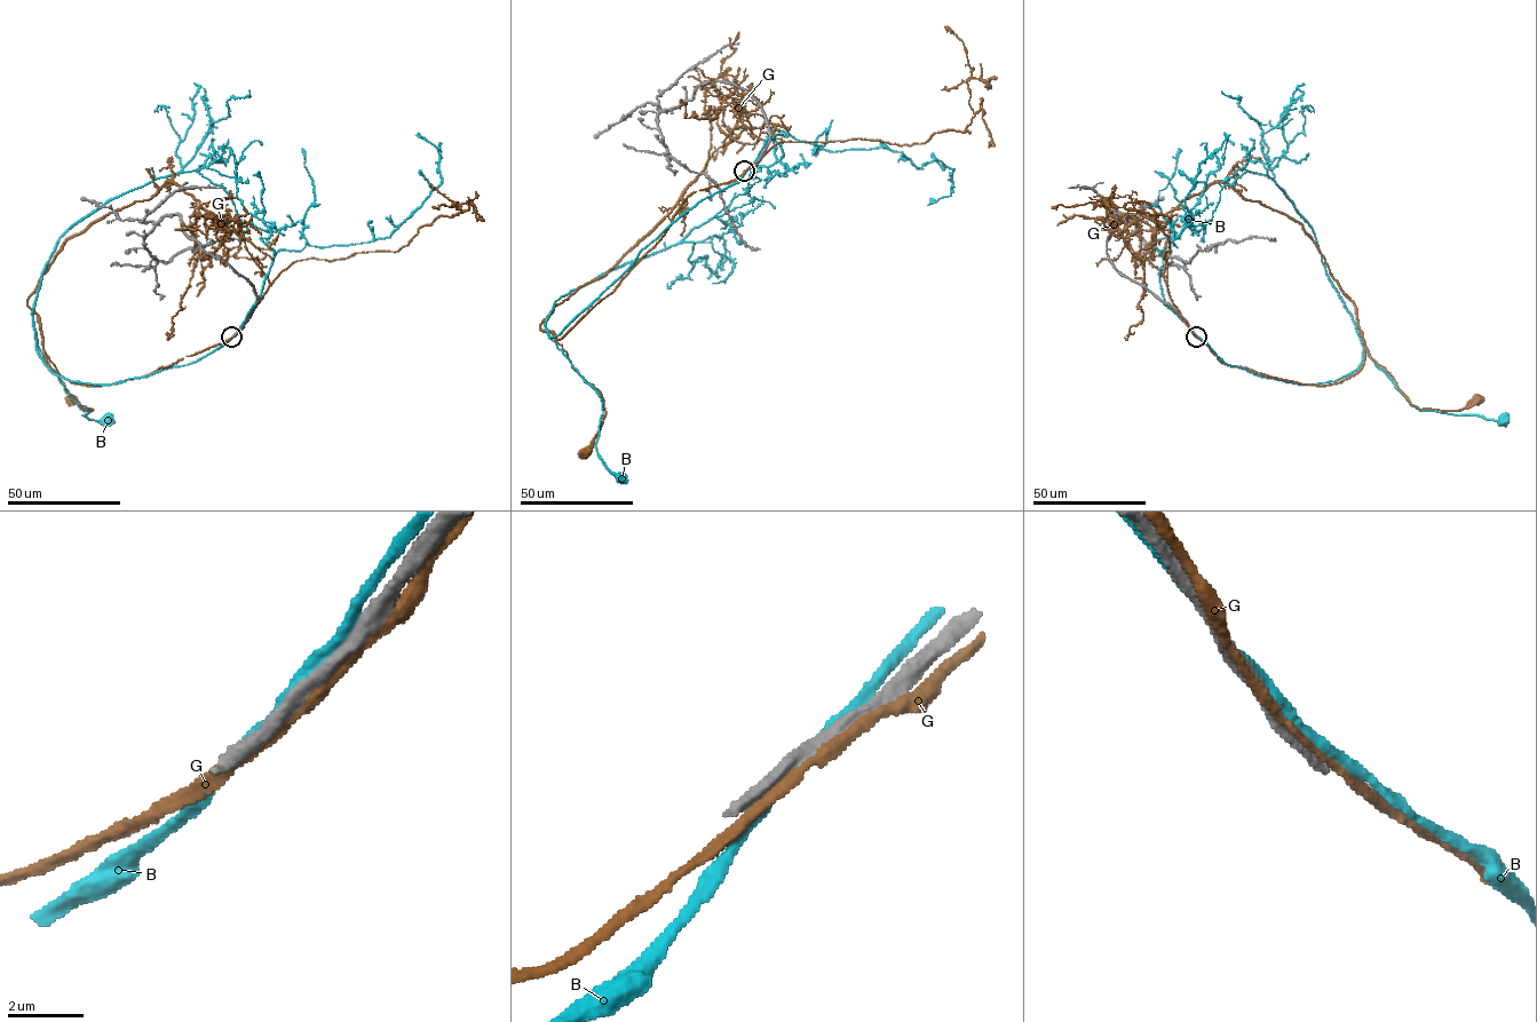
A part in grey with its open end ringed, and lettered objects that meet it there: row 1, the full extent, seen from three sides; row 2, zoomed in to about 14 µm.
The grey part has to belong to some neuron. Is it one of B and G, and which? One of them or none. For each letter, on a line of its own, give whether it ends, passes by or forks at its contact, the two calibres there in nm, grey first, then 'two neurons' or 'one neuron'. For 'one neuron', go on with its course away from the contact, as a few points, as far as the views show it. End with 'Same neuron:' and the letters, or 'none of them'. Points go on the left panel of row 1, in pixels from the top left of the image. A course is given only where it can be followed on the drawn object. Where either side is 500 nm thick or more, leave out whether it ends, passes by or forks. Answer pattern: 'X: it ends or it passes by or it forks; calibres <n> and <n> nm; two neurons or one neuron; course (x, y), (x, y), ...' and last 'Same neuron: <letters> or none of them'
B: it passes by; calibres 360 and 360 nm; two neurons
G: it passes by; calibres 360 and 240 nm; two neurons
Same neuron: none of them

